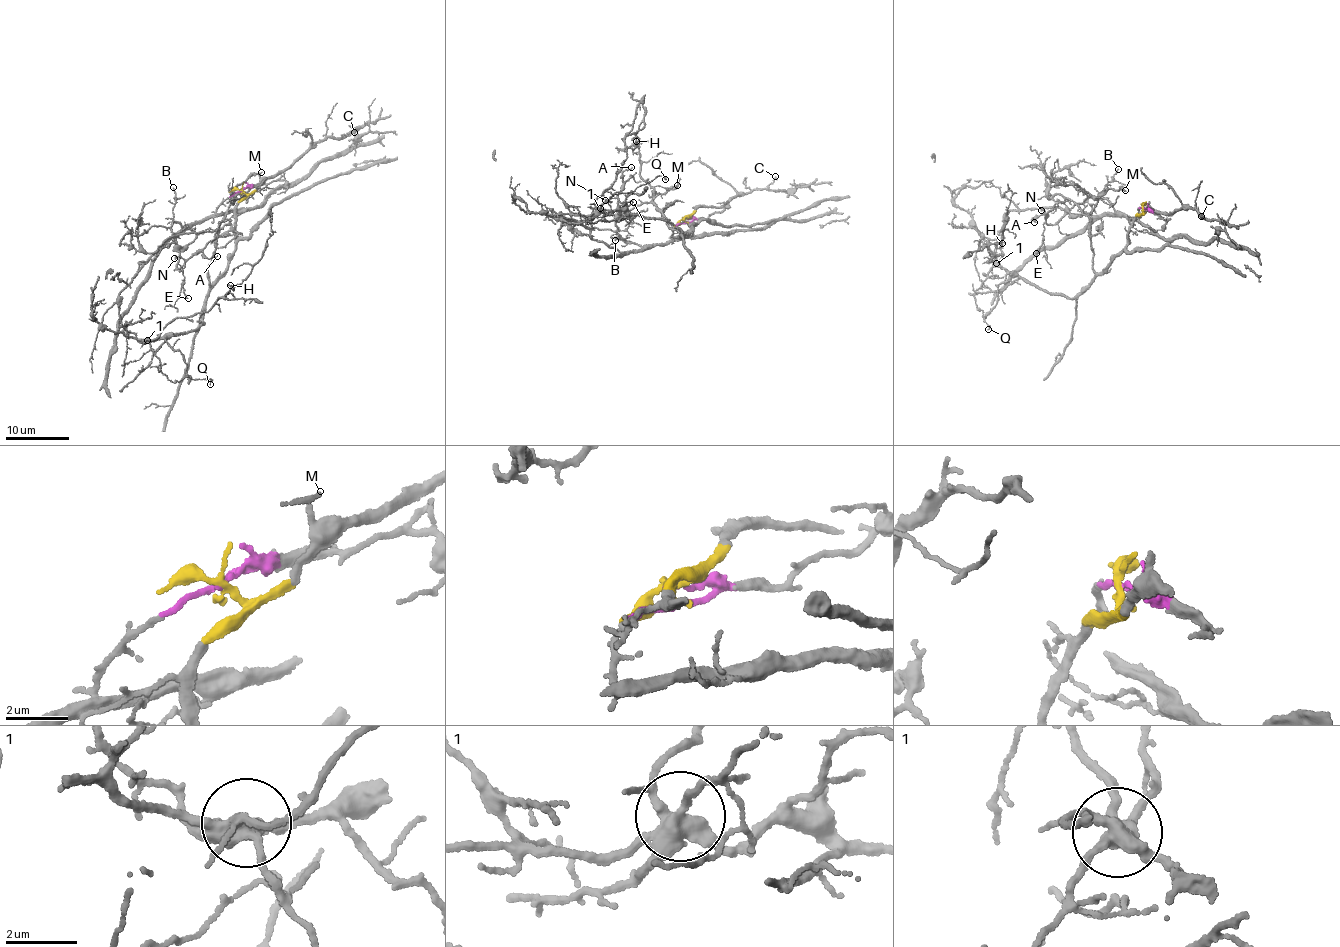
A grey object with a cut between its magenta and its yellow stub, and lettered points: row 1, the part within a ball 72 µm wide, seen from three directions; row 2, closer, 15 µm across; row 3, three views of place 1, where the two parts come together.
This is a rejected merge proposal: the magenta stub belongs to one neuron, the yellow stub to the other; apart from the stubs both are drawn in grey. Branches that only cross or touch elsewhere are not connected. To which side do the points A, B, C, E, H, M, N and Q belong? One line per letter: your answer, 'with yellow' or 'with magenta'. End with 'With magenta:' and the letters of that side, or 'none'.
A: with magenta
B: with magenta
C: with yellow
E: with magenta
H: with yellow
M: with yellow
N: with magenta
Q: with magenta
With magenta: A, B, E, N, Q

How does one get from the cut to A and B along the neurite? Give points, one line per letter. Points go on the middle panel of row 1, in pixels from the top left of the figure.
A: (684, 218), (675, 225), (672, 240), (641, 248), (628, 243), (617, 230), (617, 205), (622, 173), (632, 166)
B: (684, 218), (683, 222), (675, 225), (672, 240), (641, 248), (620, 236), (615, 241)

